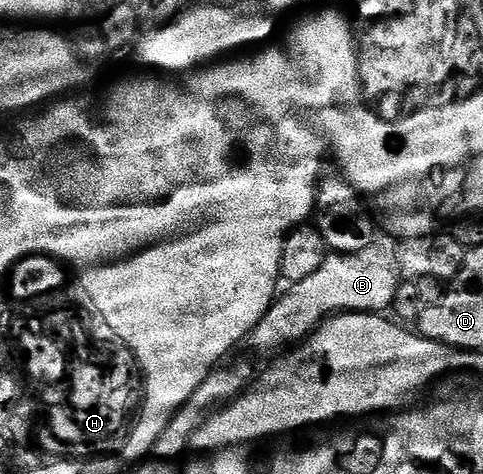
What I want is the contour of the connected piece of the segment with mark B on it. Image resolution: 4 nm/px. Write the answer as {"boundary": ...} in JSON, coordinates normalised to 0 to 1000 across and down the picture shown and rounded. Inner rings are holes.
{"boundary":[[[776,517],[743,538],[677,536],[660,574],[607,599],[594,622],[584,618],[573,624],[571,637],[520,703],[513,730],[534,749],[565,751],[623,726],[665,681],[702,660],[797,658],[820,627],[828,582],[822,551],[787,521]]]}

